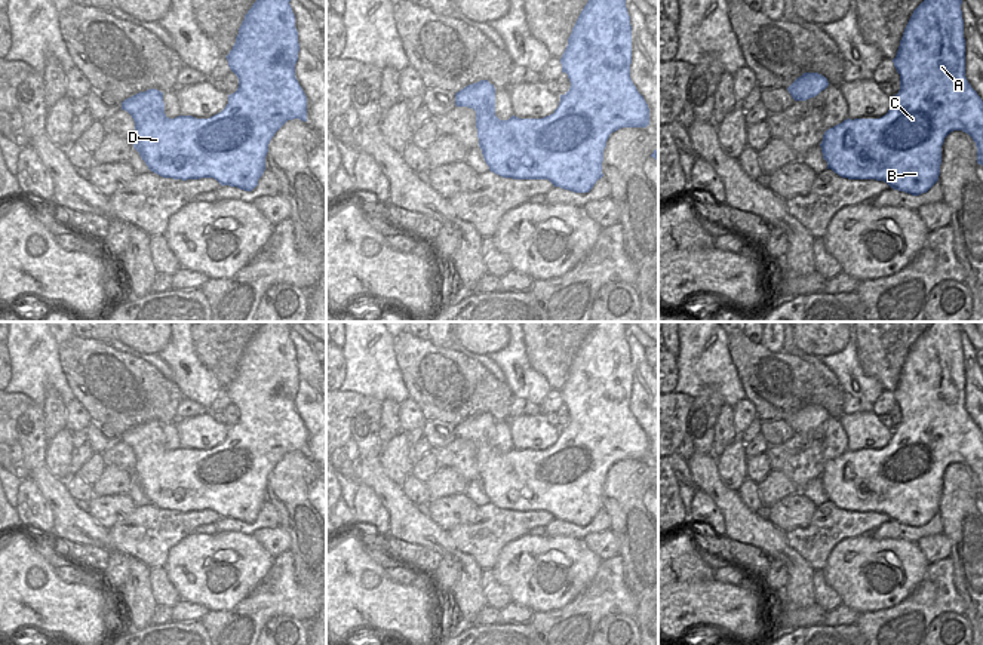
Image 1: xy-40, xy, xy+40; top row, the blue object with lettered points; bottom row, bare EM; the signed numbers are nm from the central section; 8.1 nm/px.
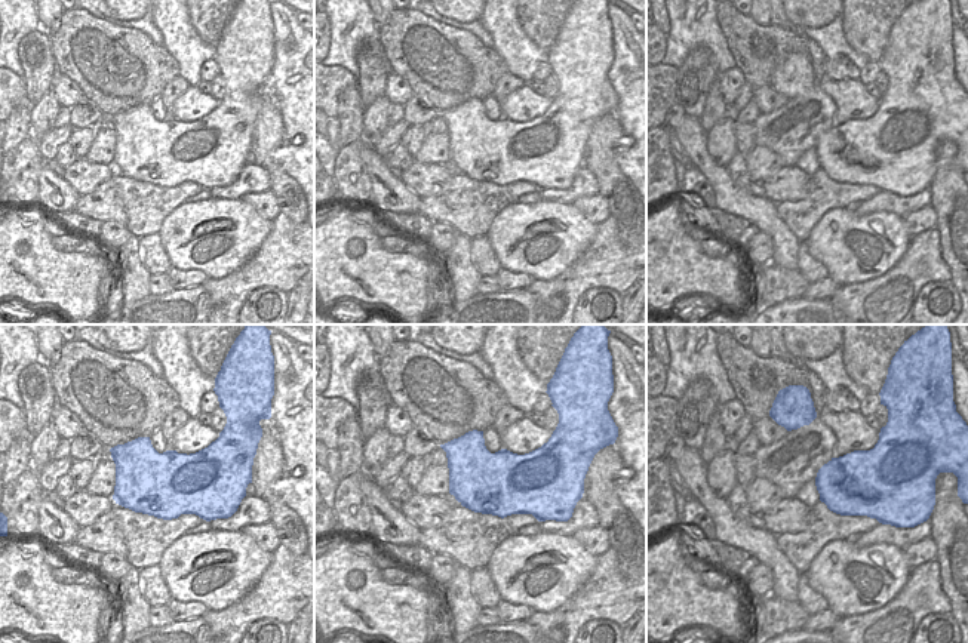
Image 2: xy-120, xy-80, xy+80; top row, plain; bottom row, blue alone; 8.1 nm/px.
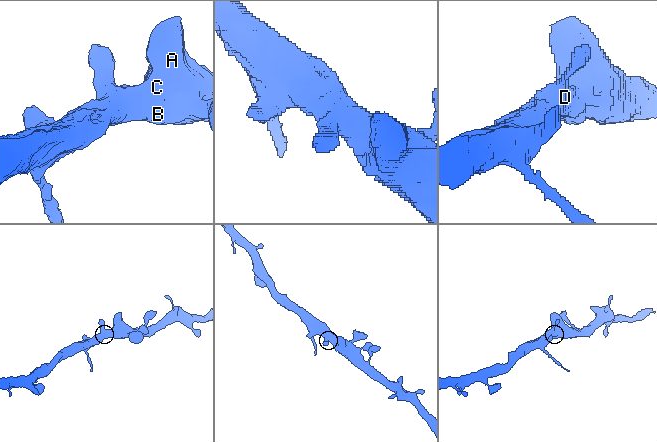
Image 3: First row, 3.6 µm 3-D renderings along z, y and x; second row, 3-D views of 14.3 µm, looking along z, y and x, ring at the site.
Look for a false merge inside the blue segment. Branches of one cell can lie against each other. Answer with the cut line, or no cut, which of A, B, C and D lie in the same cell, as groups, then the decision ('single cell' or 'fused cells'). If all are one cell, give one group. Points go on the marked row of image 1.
no cut | A B C D | single cell

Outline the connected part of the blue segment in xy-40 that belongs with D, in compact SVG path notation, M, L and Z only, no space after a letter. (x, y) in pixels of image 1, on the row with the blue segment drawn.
M256 0L245 15L239 28L236 43L225 56L230 70L239 79L239 87L228 95L225 108L209 117L196 119L193 116L178 116L169 119L165 114L163 92L148 89L122 102L122 110L128 111L135 122L133 148L139 153L148 169L163 178L200 179L214 178L221 185L237 187L252 191L265 171L265 156L274 133L288 122L299 119L307 122L307 96L295 77L299 43L295 28L295 15L291 0Z

